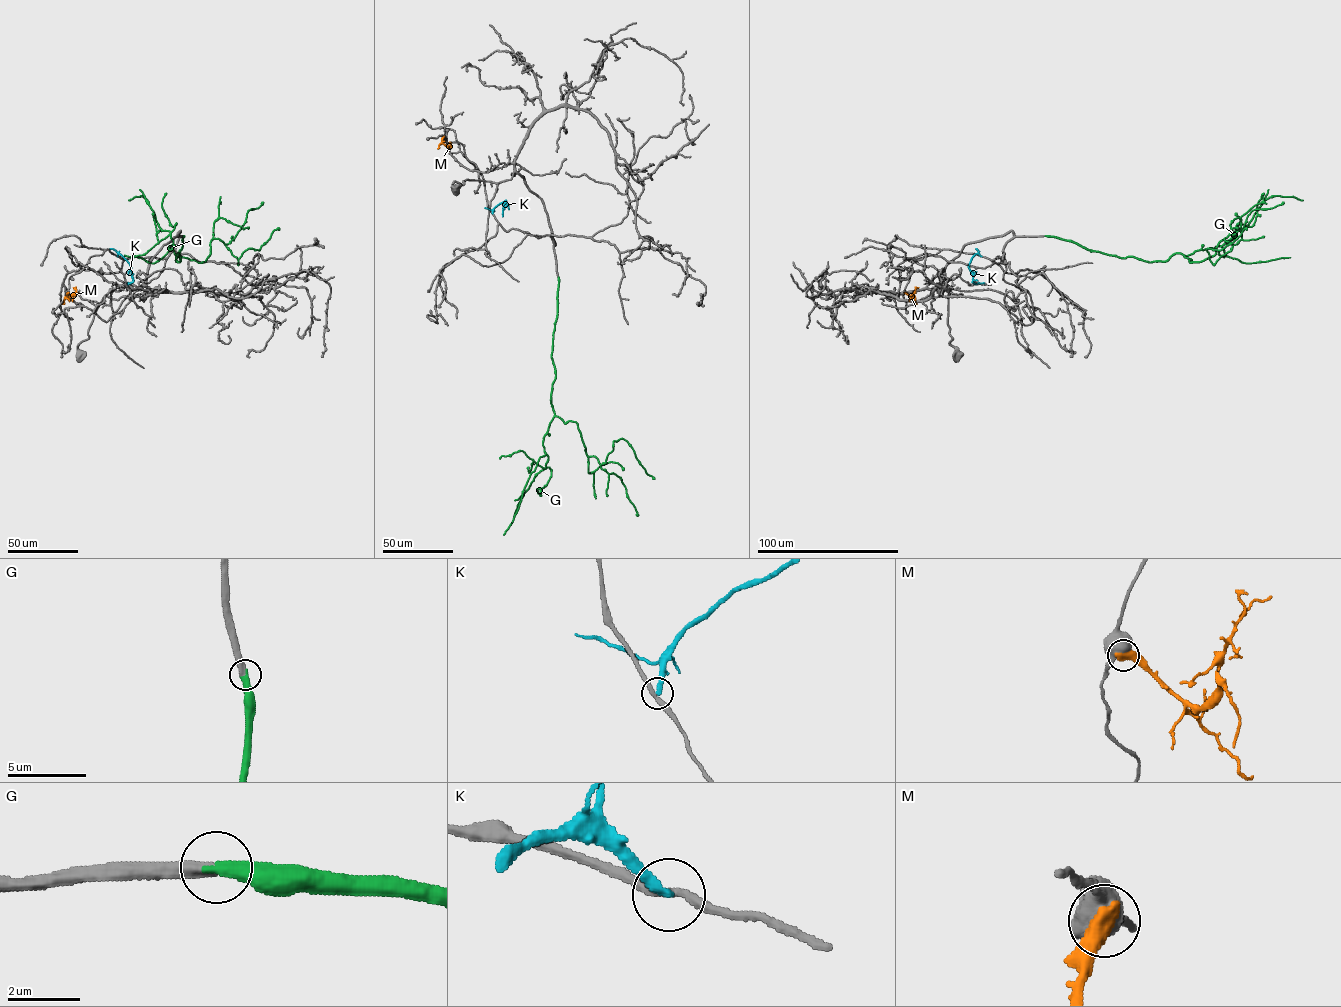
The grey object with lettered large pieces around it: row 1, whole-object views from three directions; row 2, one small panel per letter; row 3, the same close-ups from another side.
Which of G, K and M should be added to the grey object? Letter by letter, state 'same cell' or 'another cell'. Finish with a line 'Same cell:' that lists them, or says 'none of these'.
G: same cell
K: another cell
M: another cell
Same cell: G

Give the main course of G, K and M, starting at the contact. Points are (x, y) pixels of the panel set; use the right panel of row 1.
G: (1045, 235), (1149, 262), (1200, 262), (1224, 239), (1232, 249), (1213, 264), (1207, 248), (1247, 229)
K: (981, 256), (976, 254), (968, 266), (972, 282), (984, 283)
M: (905, 293), (912, 297), (918, 287)

